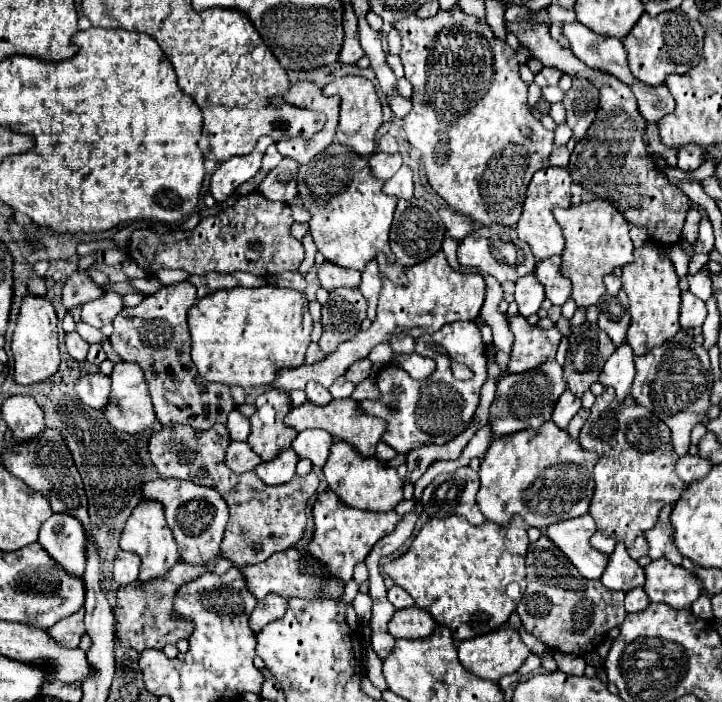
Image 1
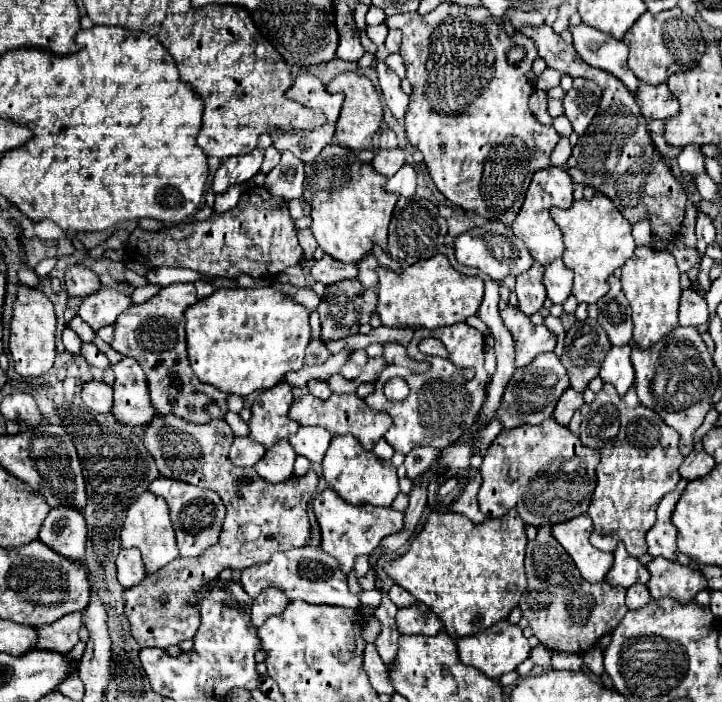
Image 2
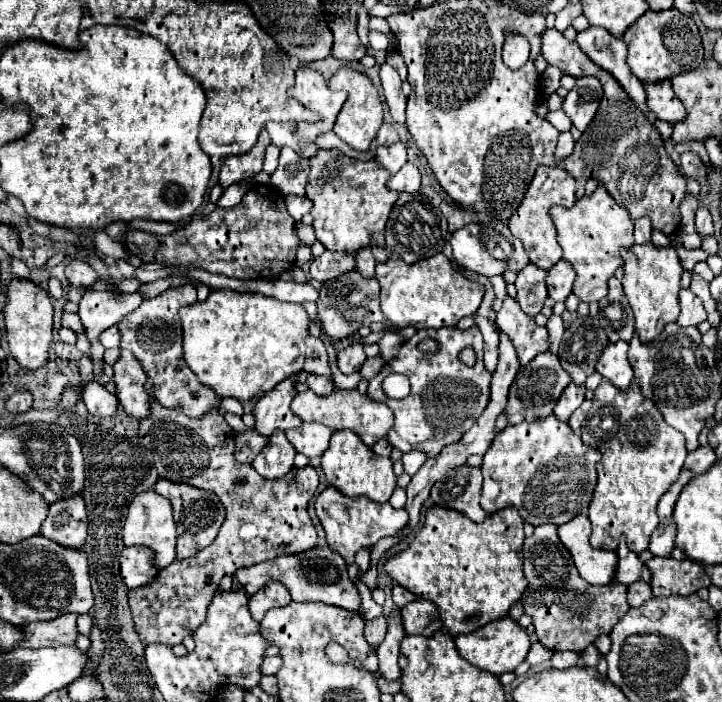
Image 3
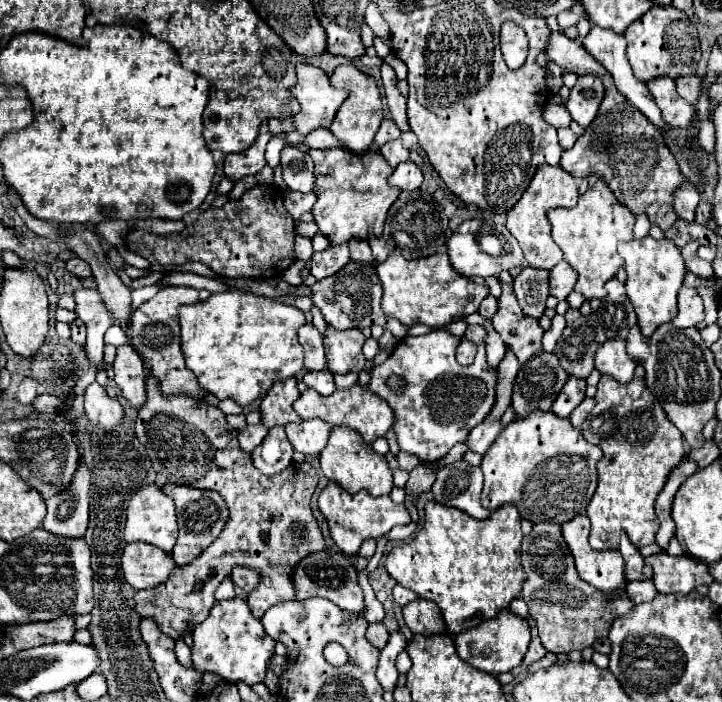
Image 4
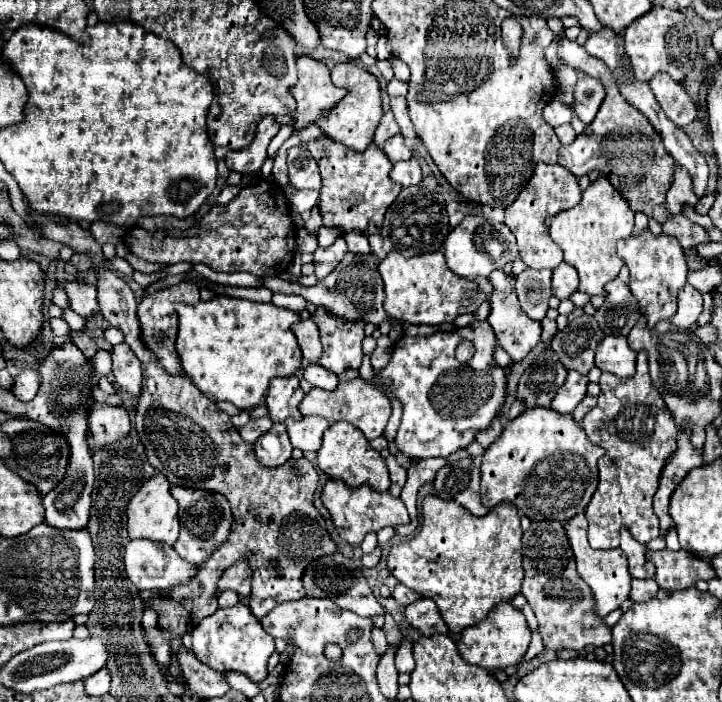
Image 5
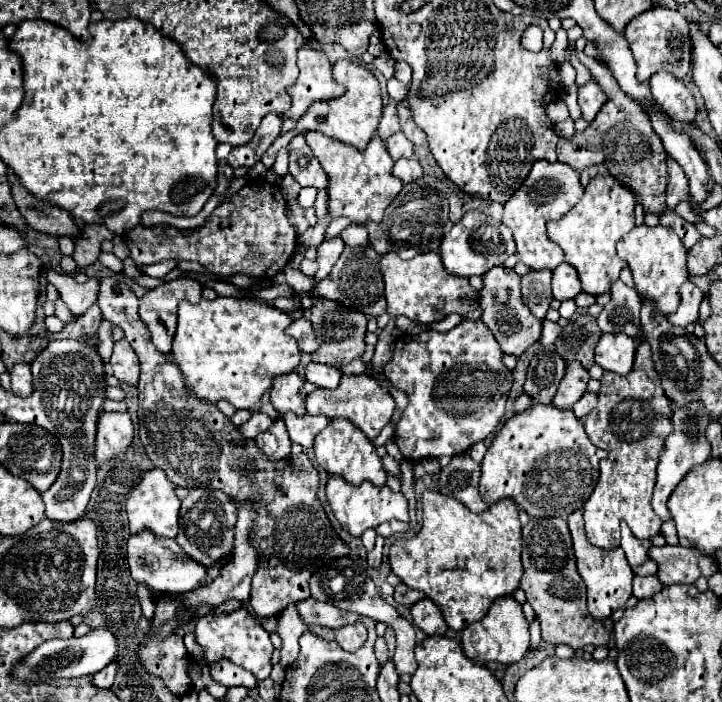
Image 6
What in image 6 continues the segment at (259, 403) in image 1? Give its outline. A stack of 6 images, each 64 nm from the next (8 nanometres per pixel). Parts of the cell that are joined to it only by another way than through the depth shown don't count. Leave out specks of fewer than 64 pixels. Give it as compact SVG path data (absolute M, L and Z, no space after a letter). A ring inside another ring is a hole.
M298 372L280 374L276 376L272 390L270 390L270 402L272 406L284 414L292 410L298 416L304 416L304 402L306 402L306 390L304 390L306 378Z

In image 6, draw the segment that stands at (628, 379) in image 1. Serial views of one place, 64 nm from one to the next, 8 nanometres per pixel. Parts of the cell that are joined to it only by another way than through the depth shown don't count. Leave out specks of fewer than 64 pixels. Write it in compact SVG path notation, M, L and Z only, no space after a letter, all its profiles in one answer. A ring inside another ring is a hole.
M602 334L596 344L596 364L626 376L632 370L636 342L624 334Z

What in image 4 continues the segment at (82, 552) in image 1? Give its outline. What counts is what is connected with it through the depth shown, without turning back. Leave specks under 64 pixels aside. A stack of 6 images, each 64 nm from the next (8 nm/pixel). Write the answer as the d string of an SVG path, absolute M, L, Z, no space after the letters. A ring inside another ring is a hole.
M84 456L78 460L72 482L60 494L46 500L48 514L44 518L44 528L58 536L84 536L88 528L88 504L90 504L90 470Z

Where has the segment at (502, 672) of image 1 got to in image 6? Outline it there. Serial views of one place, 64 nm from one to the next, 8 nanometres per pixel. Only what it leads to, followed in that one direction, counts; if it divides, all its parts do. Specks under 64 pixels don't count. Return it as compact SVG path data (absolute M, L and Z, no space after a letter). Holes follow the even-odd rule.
M500 596L492 602L486 616L478 622L472 622L468 628L462 630L462 650L474 662L500 662L500 664L514 664L522 660L530 650L530 634L528 634L528 620L524 618L522 606L512 596Z

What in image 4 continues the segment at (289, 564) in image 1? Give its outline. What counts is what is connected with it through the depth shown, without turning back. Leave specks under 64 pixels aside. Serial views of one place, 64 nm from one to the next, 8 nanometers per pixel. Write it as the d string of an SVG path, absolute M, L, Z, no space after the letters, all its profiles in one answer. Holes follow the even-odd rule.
M326 538L326 544L328 544L328 548L324 552L314 552L312 556L308 556L308 560L304 560L296 566L296 594L298 594L298 600L320 596L320 598L332 600L334 604L338 604L340 608L344 608L348 612L364 614L364 610L366 610L364 594L362 594L362 588L358 584L358 570L354 568L354 560L358 556L344 554L334 542L330 544L328 538ZM244 566L232 568L232 574L228 578L234 582L234 586L242 588L244 592L252 592L254 586L258 584L258 572L250 570L250 568L244 568Z

